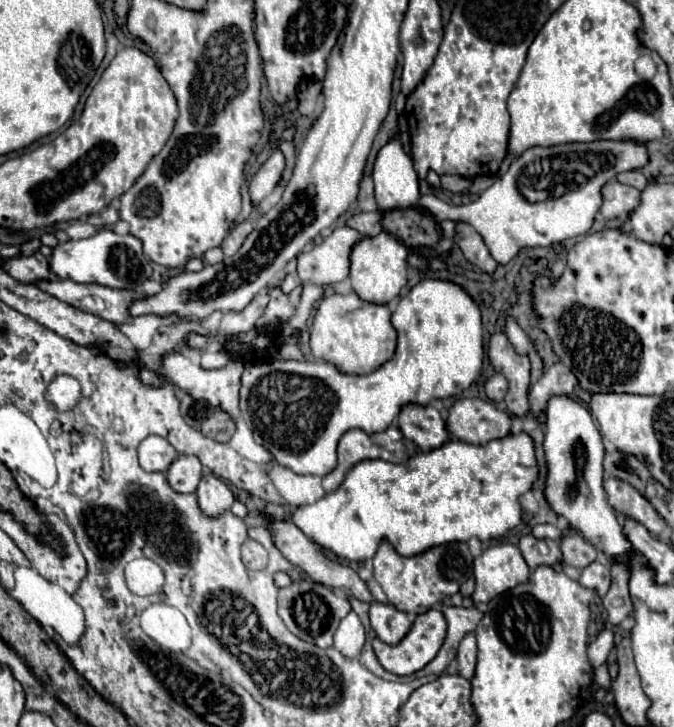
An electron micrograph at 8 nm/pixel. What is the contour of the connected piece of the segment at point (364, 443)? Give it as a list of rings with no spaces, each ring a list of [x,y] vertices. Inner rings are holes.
[[[389,427],[384,432],[377,434],[365,433],[365,431],[361,431],[361,429],[349,429],[349,431],[341,437],[339,447],[337,447],[337,467],[335,467],[329,475],[323,477],[323,489],[325,489],[325,493],[335,491],[335,489],[343,483],[347,471],[349,471],[353,465],[357,465],[359,461],[365,461],[365,459],[383,459],[391,461],[391,463],[405,463],[415,451],[417,451],[415,443],[411,443],[409,439],[405,439],[401,431],[395,433],[393,427]]]

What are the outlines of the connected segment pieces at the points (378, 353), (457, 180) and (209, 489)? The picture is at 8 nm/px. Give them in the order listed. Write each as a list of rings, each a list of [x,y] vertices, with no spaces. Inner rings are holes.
[[[329,295],[323,297],[311,329],[311,353],[345,373],[365,375],[389,361],[397,347],[397,331],[391,325],[391,311],[387,305],[375,305],[359,299],[359,295]],[[339,301],[339,305],[335,303]]]
[[[455,175],[441,177],[441,187],[451,193],[461,193],[461,191],[469,189],[469,185],[471,185],[471,179],[463,179],[463,177],[455,177]]]
[[[211,473],[203,475],[197,487],[197,497],[199,497],[199,507],[205,515],[219,515],[219,511],[231,509],[235,501],[235,495],[231,493],[231,489]]]

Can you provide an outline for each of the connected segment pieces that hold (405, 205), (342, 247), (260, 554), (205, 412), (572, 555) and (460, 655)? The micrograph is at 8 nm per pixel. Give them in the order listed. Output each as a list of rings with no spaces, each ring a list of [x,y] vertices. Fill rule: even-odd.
[[[399,133],[379,149],[375,165],[373,165],[373,183],[375,183],[377,211],[381,215],[387,213],[389,209],[409,209],[409,207],[417,205],[417,201],[419,201],[419,177],[413,169],[411,157],[403,149]]]
[[[337,227],[311,251],[297,255],[297,275],[303,283],[333,285],[349,275],[351,247],[363,235],[351,227]]]
[[[251,537],[245,539],[241,557],[249,569],[265,569],[265,565],[267,565],[267,551],[263,549],[263,545],[259,541],[255,541]]]
[[[189,395],[181,399],[181,415],[193,429],[201,431],[213,441],[227,443],[235,433],[235,421],[221,407],[213,407],[207,401],[195,401]]]
[[[579,533],[561,537],[559,545],[561,545],[561,553],[563,553],[563,563],[573,565],[577,569],[583,569],[591,561],[597,559],[595,547],[583,535],[579,535]]]
[[[467,633],[463,637],[457,651],[457,661],[459,661],[459,675],[465,679],[471,679],[475,671],[475,663],[477,663],[477,643],[473,633]]]

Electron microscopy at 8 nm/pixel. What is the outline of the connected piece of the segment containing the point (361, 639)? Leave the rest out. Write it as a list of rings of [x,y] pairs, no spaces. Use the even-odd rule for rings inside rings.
[[[351,611],[339,625],[337,633],[335,633],[335,649],[339,653],[343,653],[349,659],[355,659],[365,643],[365,629],[359,621],[359,617]]]

